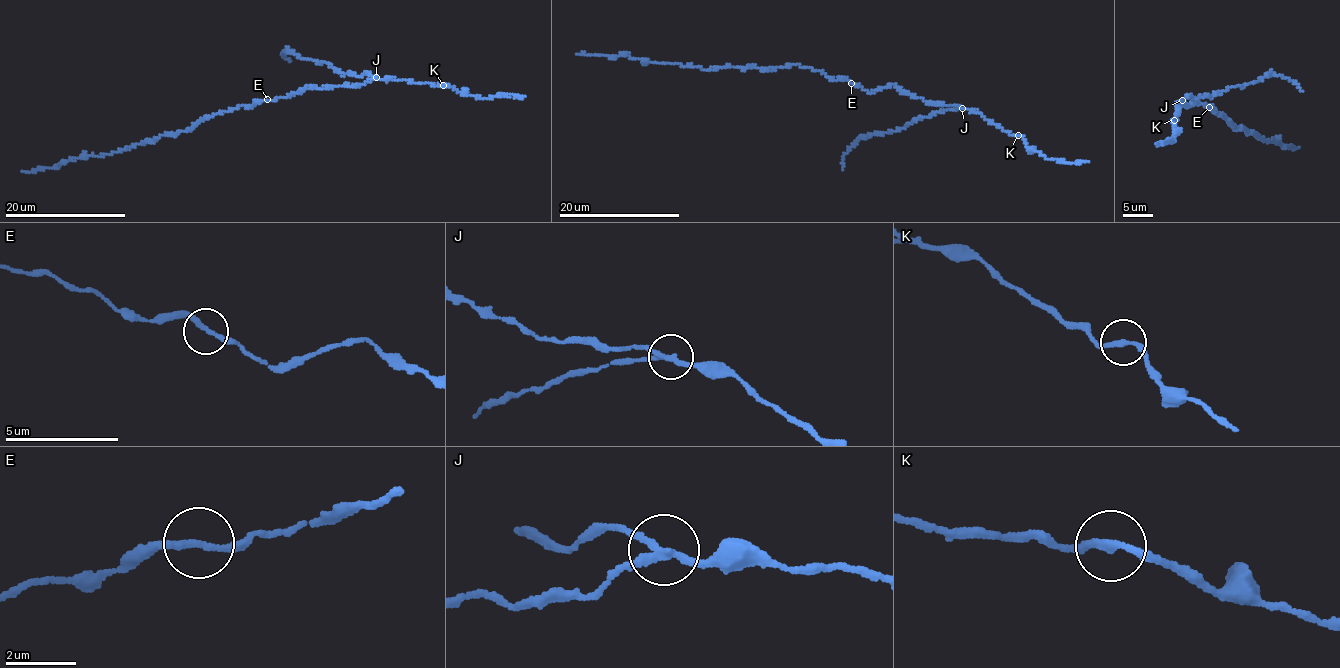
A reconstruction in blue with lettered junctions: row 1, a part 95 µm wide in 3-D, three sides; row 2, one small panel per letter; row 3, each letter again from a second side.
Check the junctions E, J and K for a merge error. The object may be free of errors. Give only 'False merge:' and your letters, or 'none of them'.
False merge: J

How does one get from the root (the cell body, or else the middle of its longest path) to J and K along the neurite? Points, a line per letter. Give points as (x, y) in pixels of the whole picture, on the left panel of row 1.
J: (267, 100), (293, 95), (306, 88), (360, 86), (376, 77)
K: (267, 100), (293, 95), (306, 88), (360, 86), (377, 78), (443, 84)

